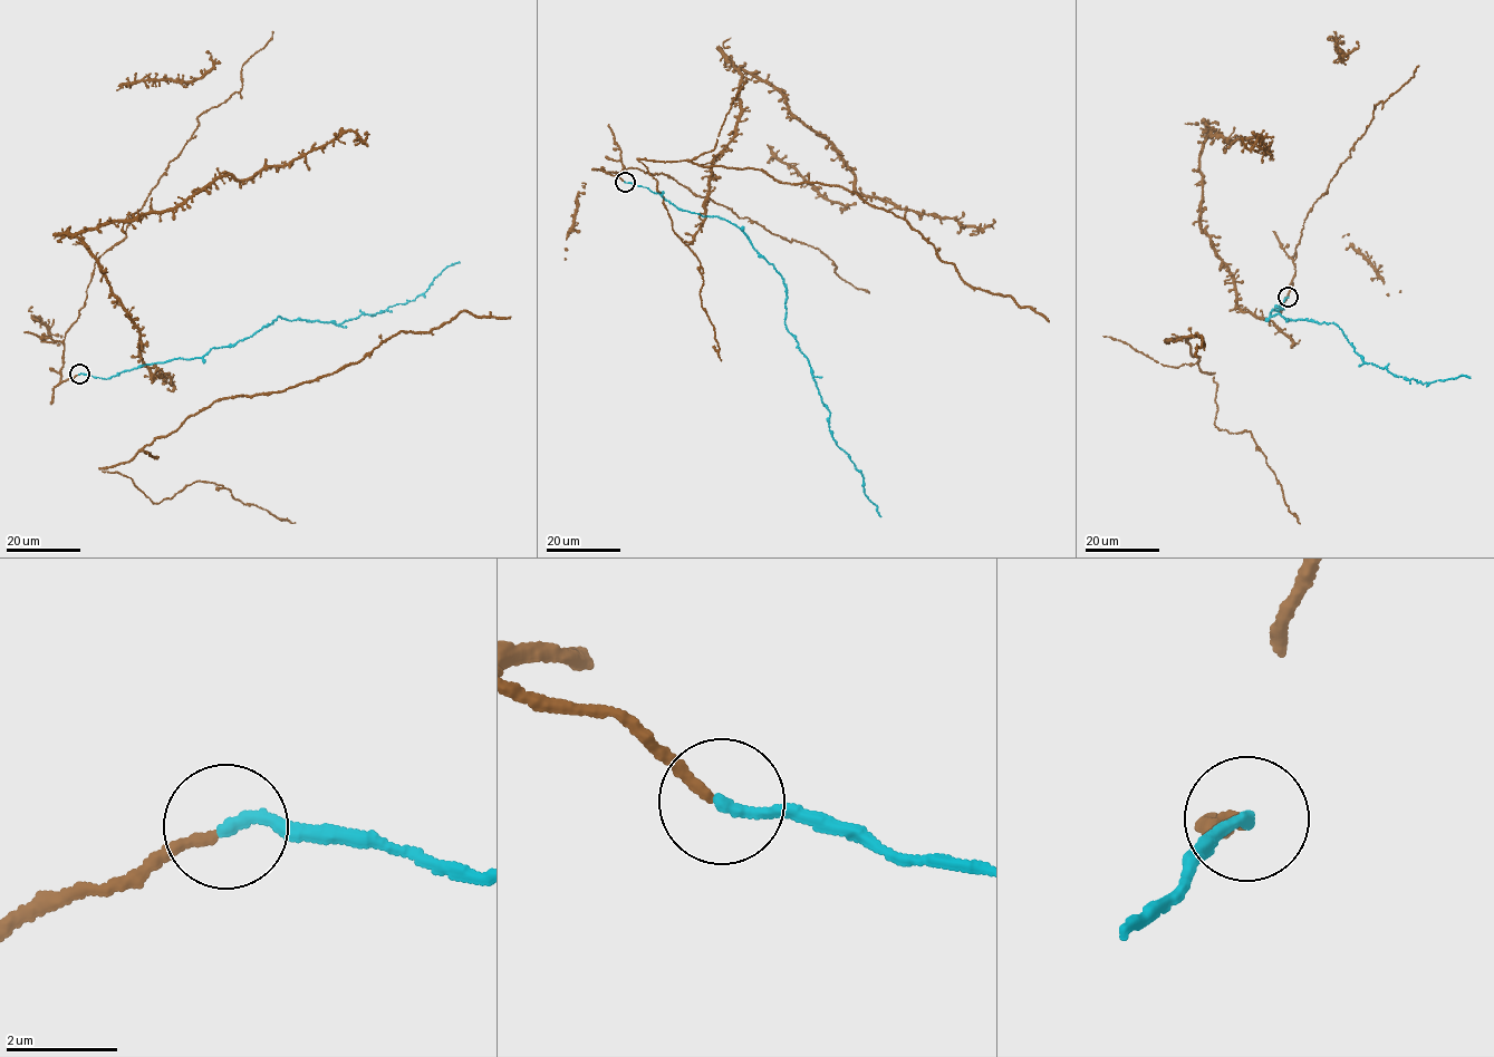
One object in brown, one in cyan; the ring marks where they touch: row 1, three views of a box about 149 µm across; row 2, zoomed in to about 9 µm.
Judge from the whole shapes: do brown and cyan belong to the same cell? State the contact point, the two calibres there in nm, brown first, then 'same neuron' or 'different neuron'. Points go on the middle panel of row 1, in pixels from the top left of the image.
(625, 182) | 180/200 nm | same neuron

